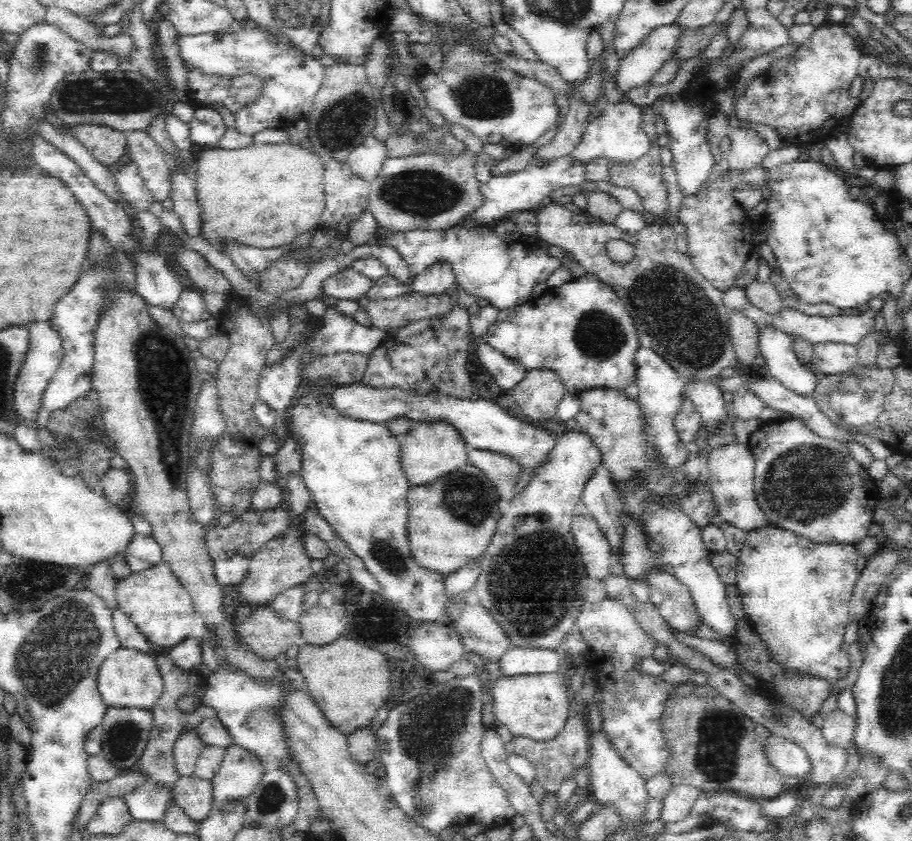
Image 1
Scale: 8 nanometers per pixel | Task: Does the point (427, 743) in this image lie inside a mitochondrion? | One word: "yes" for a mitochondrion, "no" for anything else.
yes

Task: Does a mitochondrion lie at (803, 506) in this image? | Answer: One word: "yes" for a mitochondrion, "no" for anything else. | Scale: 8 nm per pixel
yes

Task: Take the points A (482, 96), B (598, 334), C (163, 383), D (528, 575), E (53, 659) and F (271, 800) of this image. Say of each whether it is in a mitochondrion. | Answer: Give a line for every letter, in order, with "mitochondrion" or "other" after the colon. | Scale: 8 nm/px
A: mitochondrion
B: mitochondrion
C: mitochondrion
D: mitochondrion
E: mitochondrion
F: mitochondrion

